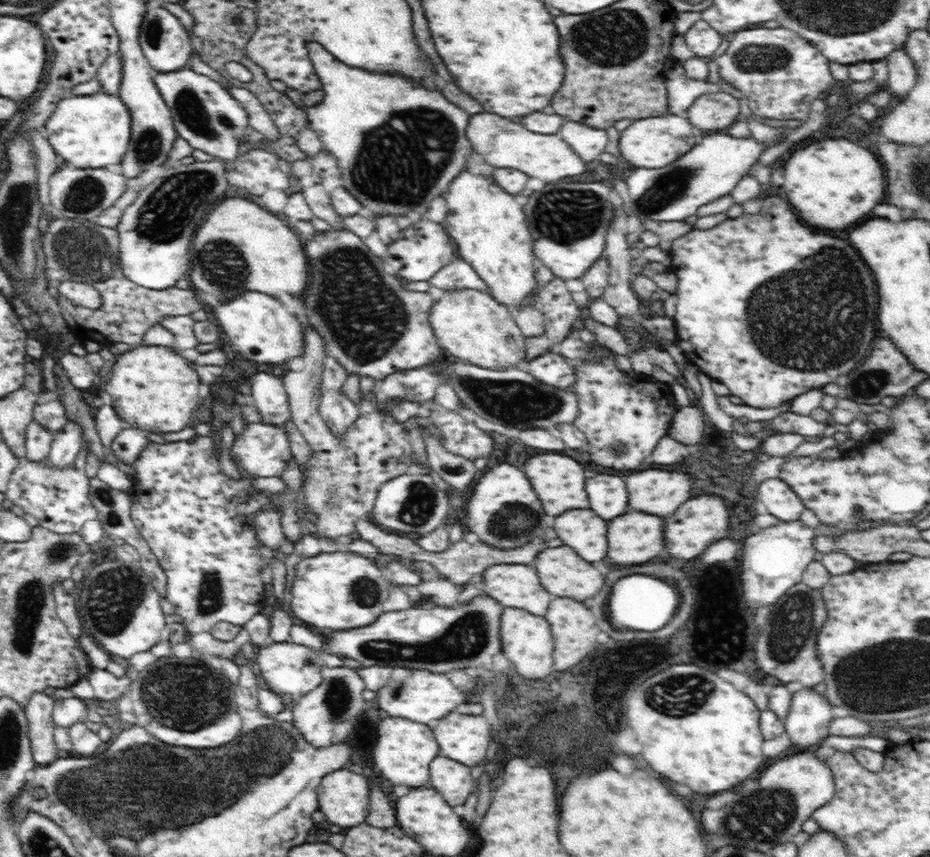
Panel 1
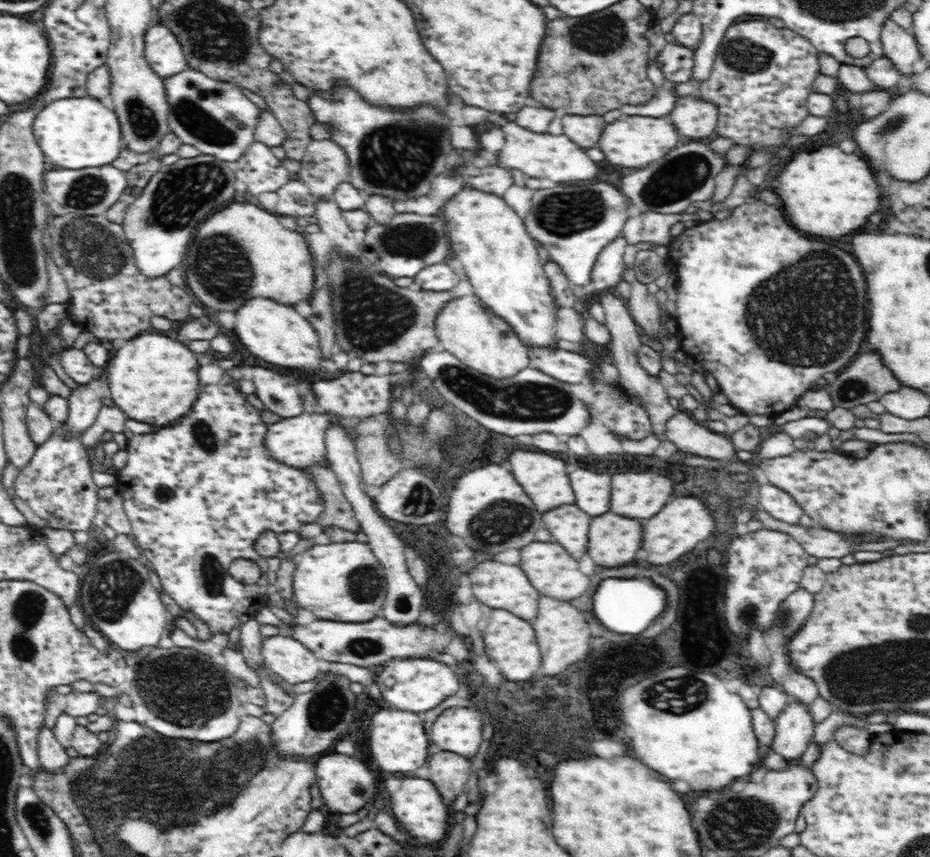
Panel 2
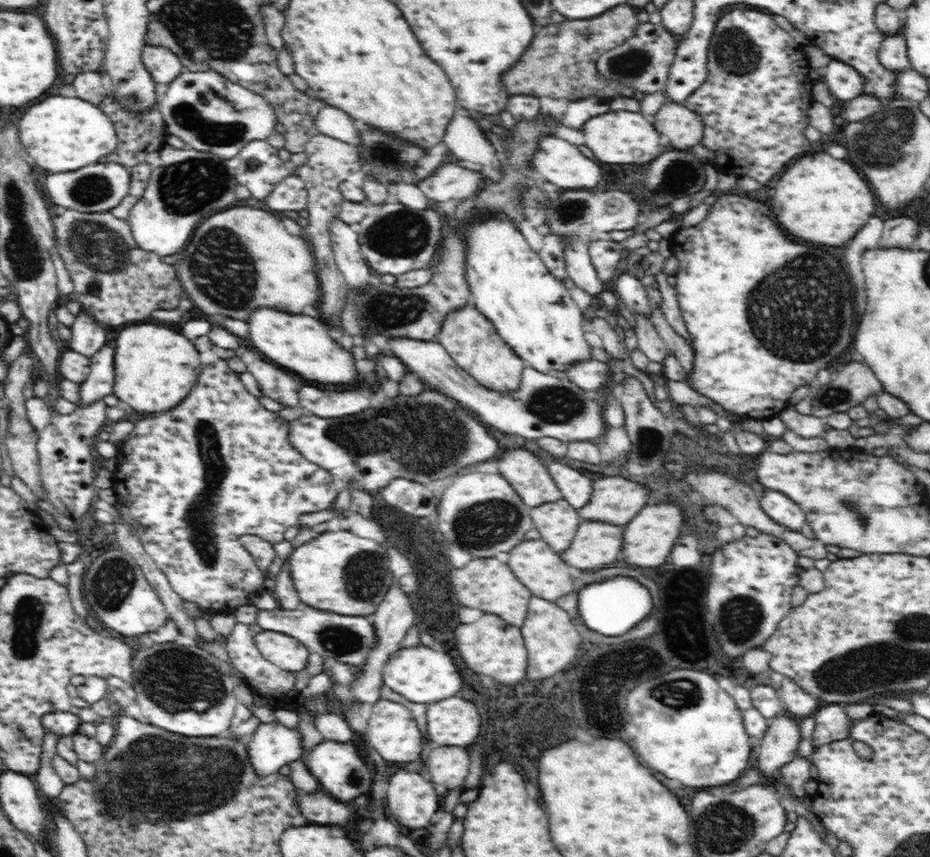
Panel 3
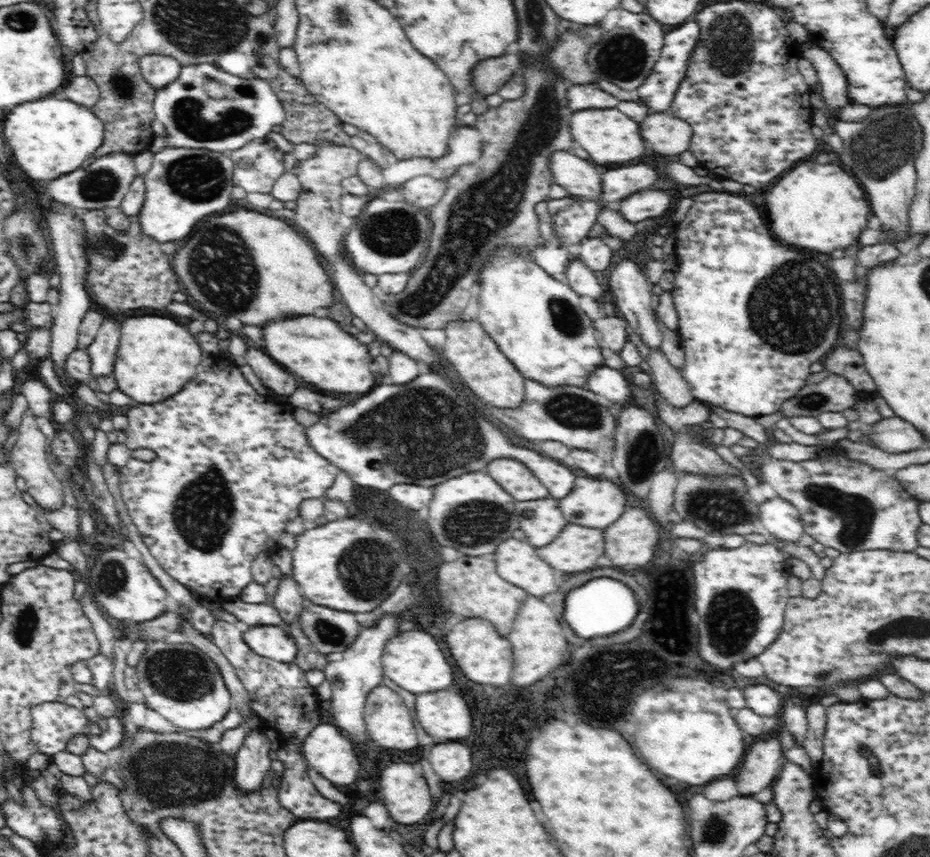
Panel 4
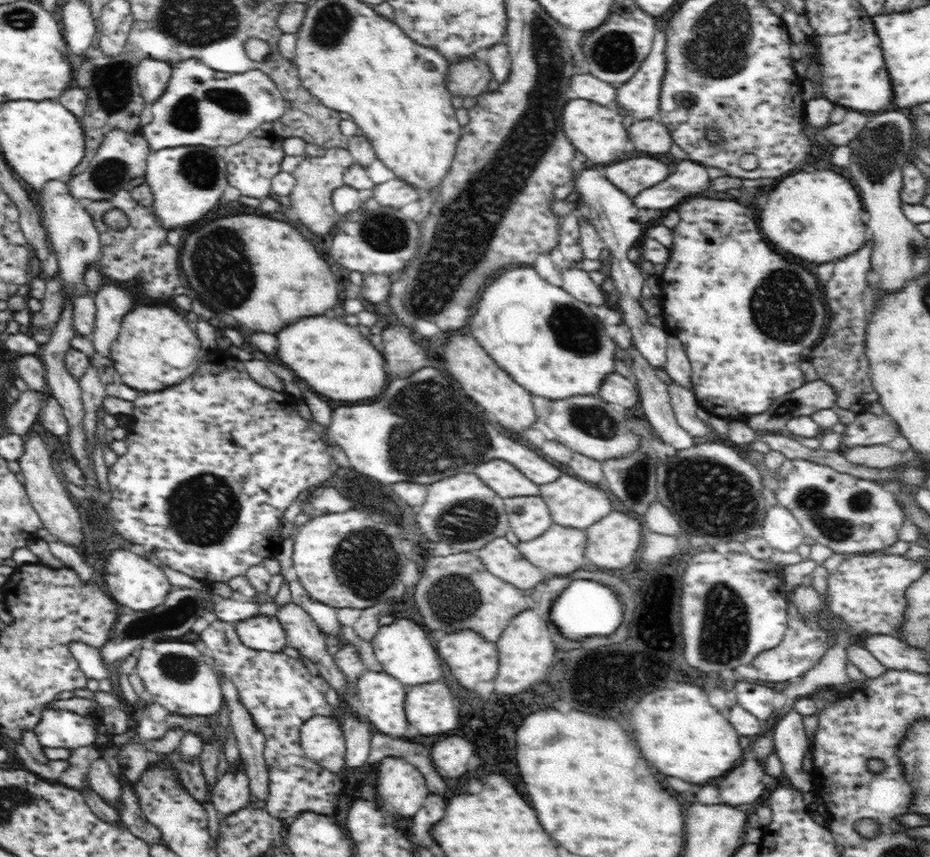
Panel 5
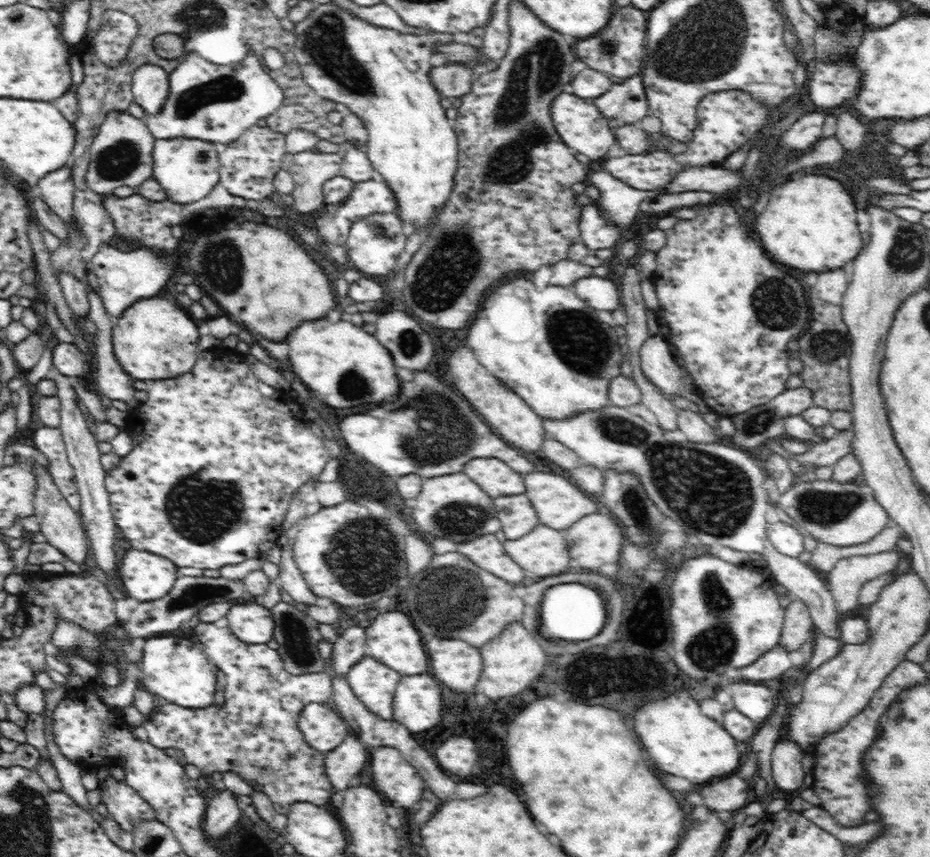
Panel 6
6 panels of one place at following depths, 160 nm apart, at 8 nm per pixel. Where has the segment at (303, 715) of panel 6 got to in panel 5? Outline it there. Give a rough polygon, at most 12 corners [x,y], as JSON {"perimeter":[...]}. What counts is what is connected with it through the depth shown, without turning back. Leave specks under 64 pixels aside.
{"perimeter":[[336,715],[304,722],[305,753],[341,773],[345,736]]}

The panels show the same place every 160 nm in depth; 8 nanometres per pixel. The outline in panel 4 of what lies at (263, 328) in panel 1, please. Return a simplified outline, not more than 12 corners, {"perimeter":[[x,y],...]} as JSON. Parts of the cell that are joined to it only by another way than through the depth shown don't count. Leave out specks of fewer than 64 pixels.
{"perimeter":[[330,318],[268,322],[270,358],[320,392],[381,381],[368,348]]}

